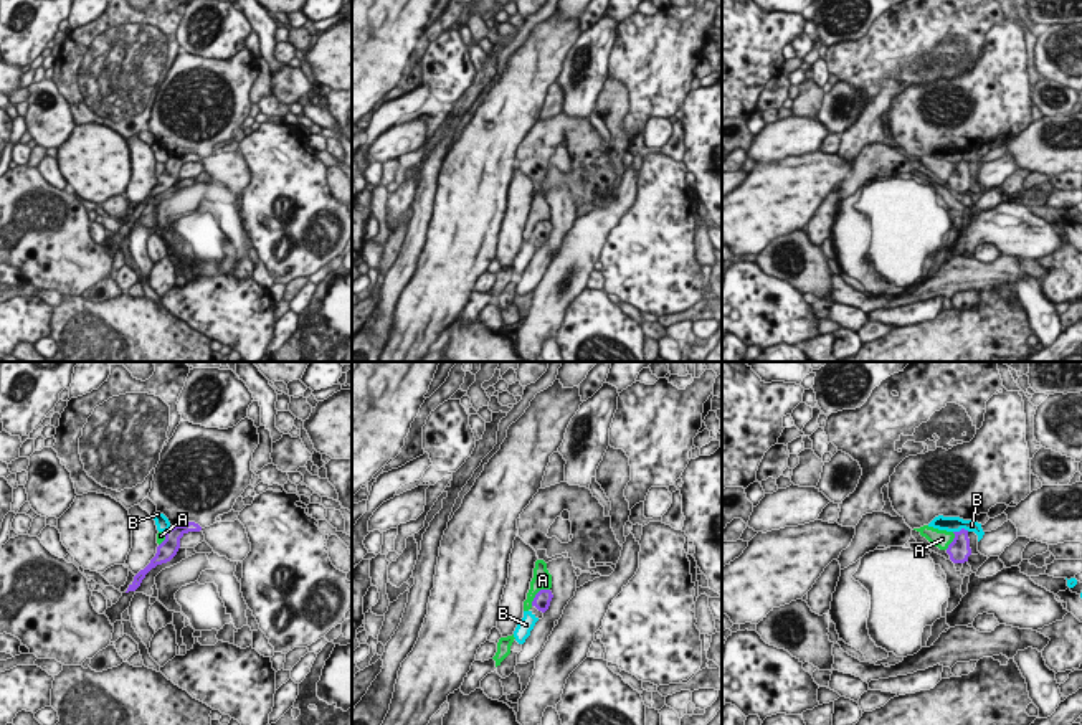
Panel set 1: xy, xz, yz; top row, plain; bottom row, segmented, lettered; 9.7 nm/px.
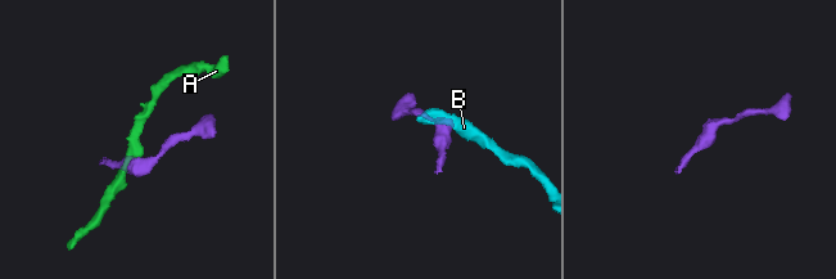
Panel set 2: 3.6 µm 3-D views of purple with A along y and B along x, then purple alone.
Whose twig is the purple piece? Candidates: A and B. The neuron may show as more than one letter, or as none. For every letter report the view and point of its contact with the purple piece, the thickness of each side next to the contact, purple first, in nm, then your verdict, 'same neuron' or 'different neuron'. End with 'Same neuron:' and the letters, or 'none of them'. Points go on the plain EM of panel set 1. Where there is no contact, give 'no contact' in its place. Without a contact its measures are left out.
A: xz (537, 223) | 160/190 nm | different neuron
B: yz (960, 161) | 220/160 nm | different neuron
Same neuron: none of them

